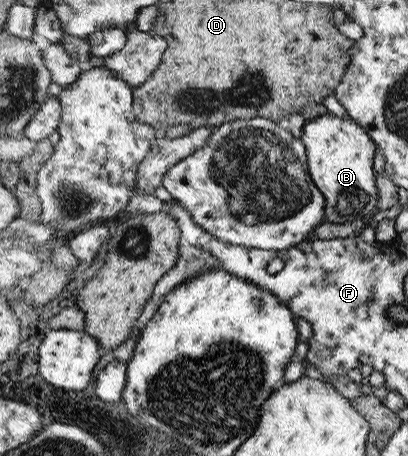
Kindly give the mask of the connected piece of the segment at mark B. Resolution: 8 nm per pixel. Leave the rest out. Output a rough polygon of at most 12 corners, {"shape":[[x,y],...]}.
{"shape":[[349,116],[307,121],[300,139],[325,220],[377,206],[377,146]]}

